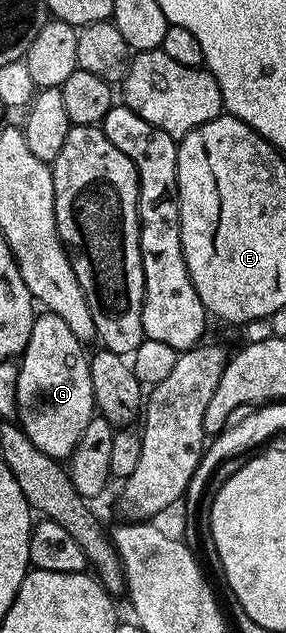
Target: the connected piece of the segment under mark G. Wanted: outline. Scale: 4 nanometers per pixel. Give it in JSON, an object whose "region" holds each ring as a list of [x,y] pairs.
{"region":[[[41,312],[34,317],[27,348],[19,356],[16,421],[39,452],[58,460],[68,459],[83,428],[95,417],[90,355],[85,350],[60,316]]]}

